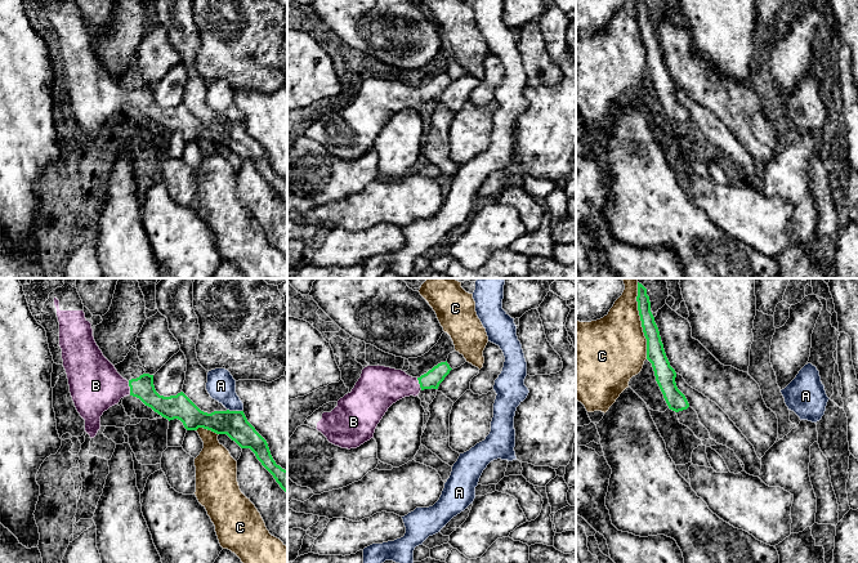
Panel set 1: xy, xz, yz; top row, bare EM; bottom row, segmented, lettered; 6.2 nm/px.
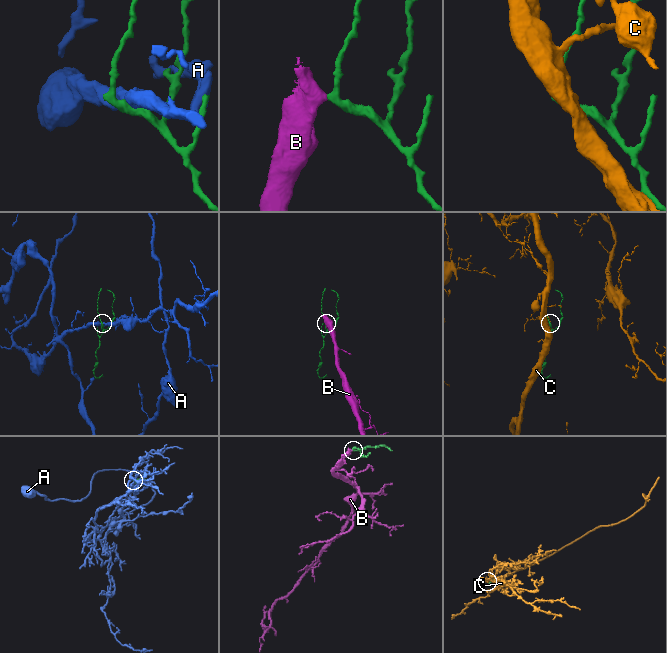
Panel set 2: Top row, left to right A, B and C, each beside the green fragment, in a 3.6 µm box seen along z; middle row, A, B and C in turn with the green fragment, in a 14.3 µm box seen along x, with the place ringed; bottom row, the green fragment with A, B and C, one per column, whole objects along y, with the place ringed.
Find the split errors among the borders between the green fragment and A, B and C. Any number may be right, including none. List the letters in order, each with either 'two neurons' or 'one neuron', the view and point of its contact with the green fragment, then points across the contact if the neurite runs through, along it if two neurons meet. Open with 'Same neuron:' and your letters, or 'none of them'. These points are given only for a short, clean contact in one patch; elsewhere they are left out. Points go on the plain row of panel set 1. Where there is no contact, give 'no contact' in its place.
Same neuron: B
A: two neurons | xy (235, 123) | along xy (227, 120), (241, 123)
B: one neuron | xy (130, 99) | across xy (142, 98), (130, 99), (95, 97)
C: two neurons | yz (642, 35)

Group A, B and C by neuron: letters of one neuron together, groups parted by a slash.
A / B / C

